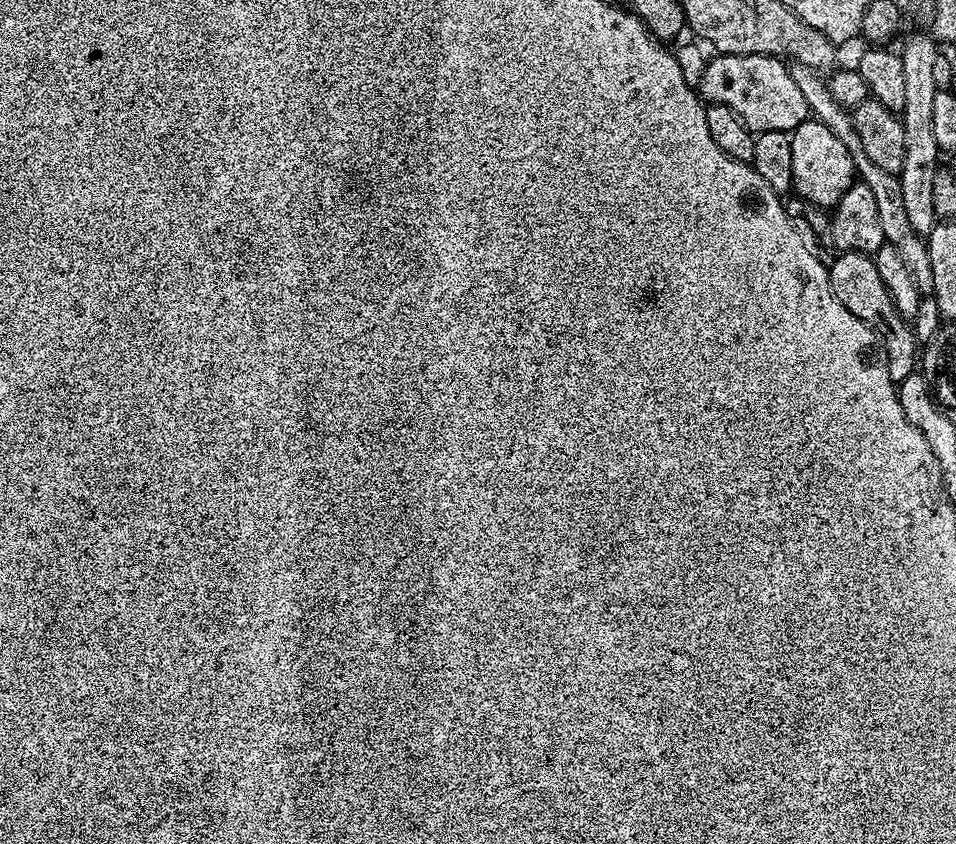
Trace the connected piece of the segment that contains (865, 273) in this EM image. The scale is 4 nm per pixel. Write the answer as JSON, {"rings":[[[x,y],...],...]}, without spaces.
{"rings":[[[840,252],[828,268],[828,281],[833,294],[838,298],[838,302],[842,302],[842,306],[846,306],[846,310],[850,310],[850,314],[854,314],[854,318],[862,318],[862,322],[866,322],[866,326],[870,326],[876,331],[884,350],[884,357],[888,359],[886,370],[890,374],[892,381],[898,386],[911,372],[917,371],[918,341],[916,335],[912,333],[911,323],[904,320],[902,314],[898,314],[886,286],[882,282],[882,274],[878,274],[875,259],[867,252]]]}

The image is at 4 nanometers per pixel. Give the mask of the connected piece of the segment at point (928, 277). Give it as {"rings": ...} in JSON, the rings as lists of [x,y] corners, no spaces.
{"rings":[[[792,62],[788,64],[788,73],[790,78],[794,78],[798,90],[802,90],[802,95],[806,97],[806,106],[809,113],[815,119],[821,120],[827,128],[834,130],[834,134],[850,154],[859,179],[866,186],[870,186],[870,190],[874,194],[874,202],[878,206],[878,222],[882,226],[885,241],[892,244],[894,250],[898,250],[906,270],[910,270],[910,278],[914,278],[916,287],[920,289],[921,293],[931,293],[934,270],[930,270],[928,245],[925,237],[918,235],[914,226],[910,226],[910,218],[906,215],[906,205],[902,202],[902,186],[900,185],[899,175],[882,170],[882,166],[874,166],[874,162],[870,162],[870,158],[866,158],[866,150],[862,150],[862,142],[852,125],[849,109],[839,104],[834,98],[834,94],[828,92],[827,83],[821,79],[815,68]]]}

